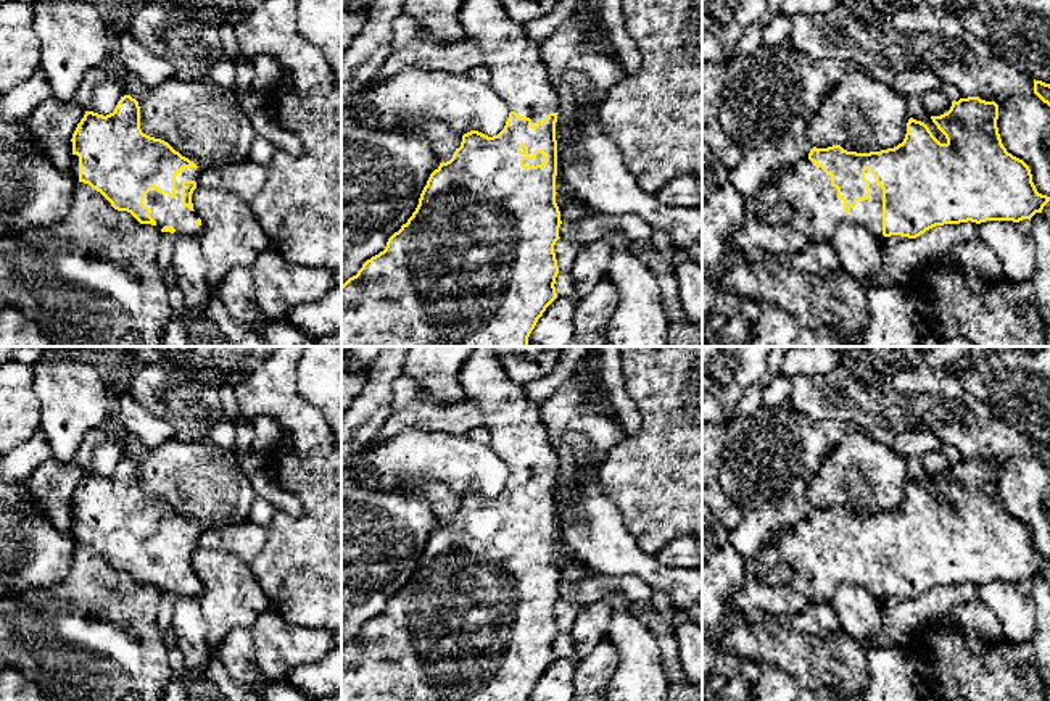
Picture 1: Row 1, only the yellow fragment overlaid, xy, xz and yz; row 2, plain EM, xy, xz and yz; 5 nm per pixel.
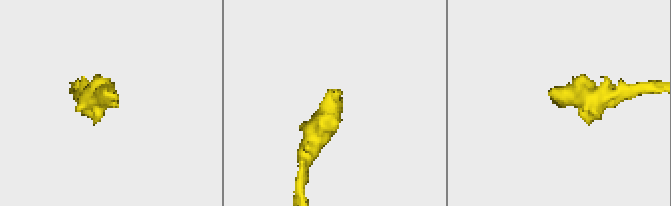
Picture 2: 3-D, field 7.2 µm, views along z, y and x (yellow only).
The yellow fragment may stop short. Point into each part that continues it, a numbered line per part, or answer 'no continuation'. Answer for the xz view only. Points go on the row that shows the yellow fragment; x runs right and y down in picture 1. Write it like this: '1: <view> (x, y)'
1: xz (519, 76)

